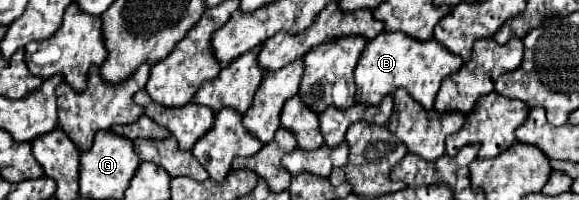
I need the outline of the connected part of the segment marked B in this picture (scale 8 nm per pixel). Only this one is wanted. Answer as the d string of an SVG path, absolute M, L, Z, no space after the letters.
M381 32L377 38L367 42L355 68L355 86L359 102L365 106L377 106L377 102L393 94L397 88L405 88L409 96L423 106L423 110L431 110L441 82L449 74L455 74L461 64L463 62L461 58L457 58L457 54L449 54L441 44L433 40L409 42L409 38L405 38L403 34Z

